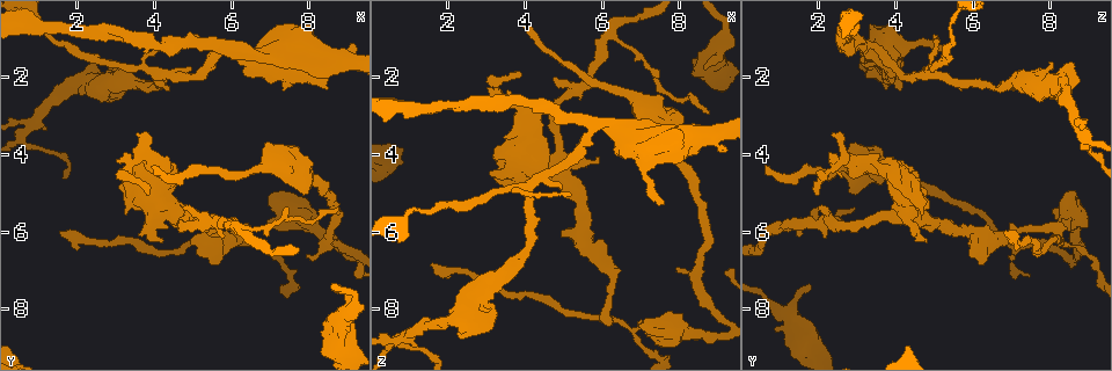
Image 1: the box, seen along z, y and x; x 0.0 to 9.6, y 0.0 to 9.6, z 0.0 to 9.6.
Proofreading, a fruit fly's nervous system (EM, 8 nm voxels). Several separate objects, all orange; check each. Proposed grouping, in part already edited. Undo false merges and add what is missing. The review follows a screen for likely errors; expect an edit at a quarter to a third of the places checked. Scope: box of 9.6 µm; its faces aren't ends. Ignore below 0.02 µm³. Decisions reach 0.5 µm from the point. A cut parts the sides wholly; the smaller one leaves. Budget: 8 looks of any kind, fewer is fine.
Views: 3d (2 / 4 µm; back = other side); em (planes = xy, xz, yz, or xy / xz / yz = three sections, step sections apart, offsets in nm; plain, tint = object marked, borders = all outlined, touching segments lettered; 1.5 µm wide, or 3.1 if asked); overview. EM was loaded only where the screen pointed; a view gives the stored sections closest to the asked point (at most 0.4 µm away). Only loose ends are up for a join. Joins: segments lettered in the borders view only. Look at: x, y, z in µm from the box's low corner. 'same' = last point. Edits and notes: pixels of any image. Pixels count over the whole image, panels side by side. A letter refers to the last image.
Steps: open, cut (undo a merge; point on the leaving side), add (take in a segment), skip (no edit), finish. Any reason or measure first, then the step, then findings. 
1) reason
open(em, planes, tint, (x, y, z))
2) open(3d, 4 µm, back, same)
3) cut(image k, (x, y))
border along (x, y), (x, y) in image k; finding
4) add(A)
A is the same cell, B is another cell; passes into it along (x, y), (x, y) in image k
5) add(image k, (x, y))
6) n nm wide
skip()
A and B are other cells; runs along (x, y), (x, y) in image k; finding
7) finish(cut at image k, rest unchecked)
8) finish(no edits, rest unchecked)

a fork
open(em, planes, tint, (6.15, 5.95, 0.90))

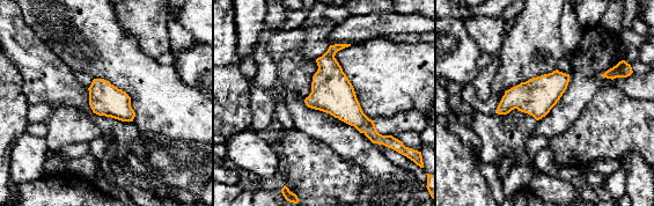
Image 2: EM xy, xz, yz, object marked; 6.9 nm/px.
open(em, planes, borders, same)

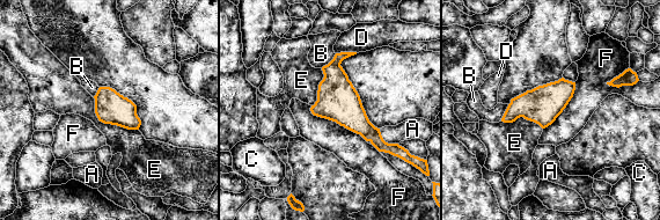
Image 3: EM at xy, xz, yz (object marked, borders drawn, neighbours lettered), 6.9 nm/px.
skip()
A, B, C, D, E and F are other cells; border along (310, 105), (314, 115), (366, 141) in image 3; all the same neuron

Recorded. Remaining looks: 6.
branch stops here
open(em, planes, borders, (4.20, 6.25, 4.80))

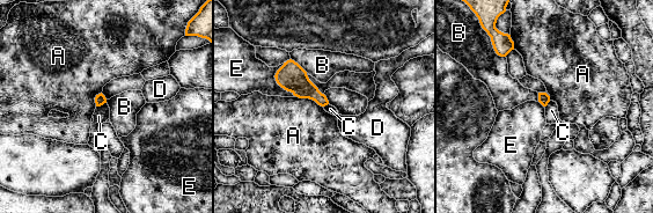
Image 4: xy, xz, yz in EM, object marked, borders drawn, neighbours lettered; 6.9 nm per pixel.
skip()
A, B, C, D and E are other cells; border along (105, 102), (96, 107) in image 4; none of them fits

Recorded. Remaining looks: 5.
a fork
open(em, planes, tint, (5.80, 1.20, 3.15))

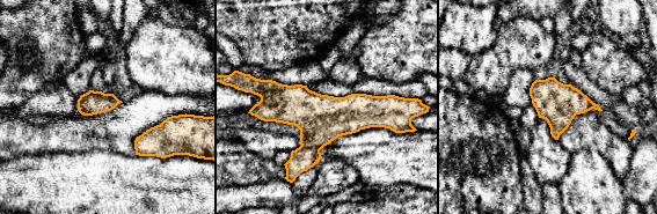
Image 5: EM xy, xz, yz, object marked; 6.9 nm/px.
open(em, planes, borders, same)

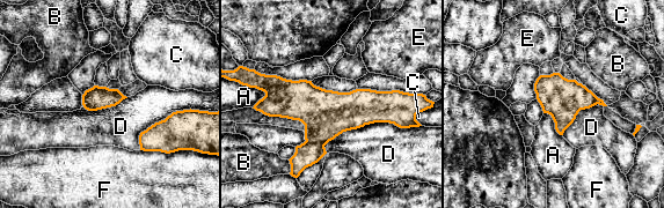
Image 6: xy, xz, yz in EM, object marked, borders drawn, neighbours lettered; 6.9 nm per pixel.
280 nm wide; D touches over 600 nm
skip()
A, B, C, D, E and F are other cells; all the same neuron

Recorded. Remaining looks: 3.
finish(no edits, rest unchecked)

